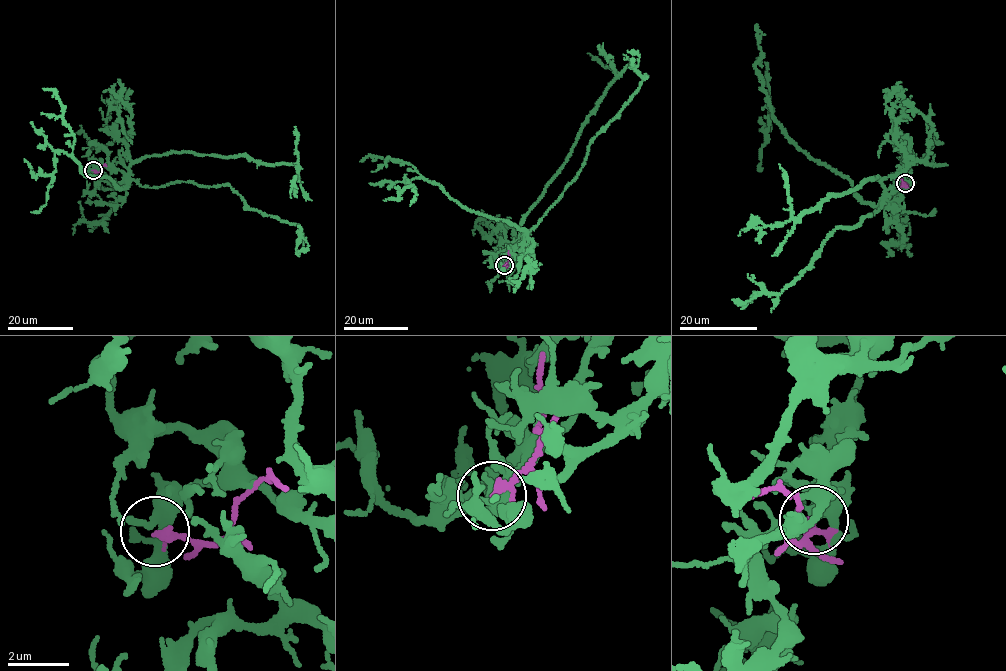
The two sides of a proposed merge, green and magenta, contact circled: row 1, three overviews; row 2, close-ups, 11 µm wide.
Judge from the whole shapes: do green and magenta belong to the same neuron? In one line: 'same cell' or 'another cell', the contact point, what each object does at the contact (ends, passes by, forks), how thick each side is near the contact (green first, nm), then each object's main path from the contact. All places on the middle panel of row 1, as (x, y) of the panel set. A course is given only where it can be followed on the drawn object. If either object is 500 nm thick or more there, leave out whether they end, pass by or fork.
another cell; at (504, 265); green passes by; magenta passes by; 340 nm thick on the green side, 180 nm on the other; green runs (503, 265), (526, 232), (574, 179), (592, 138), (636, 90), (642, 78), (636, 69), (639, 56), (627, 50); magenta runs (504, 265), (509, 250)

